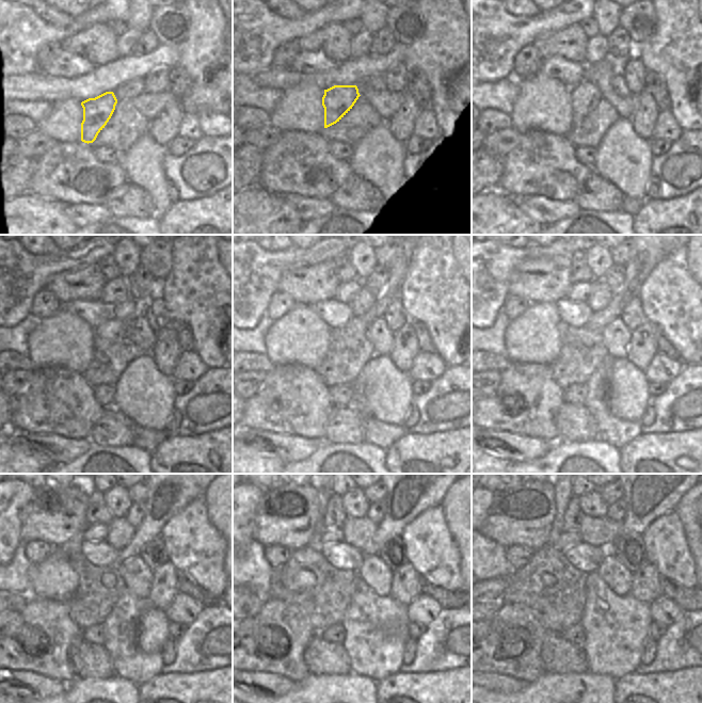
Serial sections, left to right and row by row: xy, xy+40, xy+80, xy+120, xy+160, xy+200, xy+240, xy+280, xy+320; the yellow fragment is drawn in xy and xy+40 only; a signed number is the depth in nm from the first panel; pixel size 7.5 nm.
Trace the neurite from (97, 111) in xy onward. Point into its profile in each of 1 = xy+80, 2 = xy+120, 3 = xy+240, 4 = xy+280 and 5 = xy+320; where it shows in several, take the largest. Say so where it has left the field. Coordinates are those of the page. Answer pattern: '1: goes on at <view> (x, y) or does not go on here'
1: goes on at xy+80 (586, 95)
2: goes on at xy+120 (111, 331)
3: goes on at xy+240 (166, 495)
4: goes on at xy+280 (408, 495)
5: goes on at xy+320 (649, 495)

